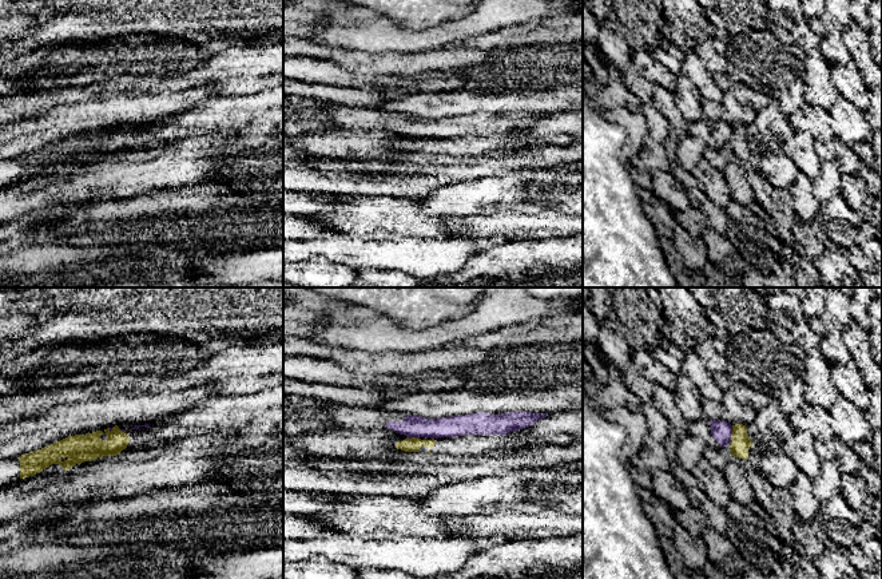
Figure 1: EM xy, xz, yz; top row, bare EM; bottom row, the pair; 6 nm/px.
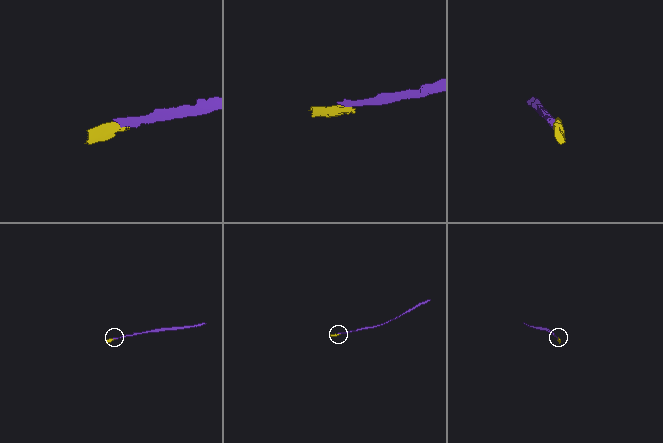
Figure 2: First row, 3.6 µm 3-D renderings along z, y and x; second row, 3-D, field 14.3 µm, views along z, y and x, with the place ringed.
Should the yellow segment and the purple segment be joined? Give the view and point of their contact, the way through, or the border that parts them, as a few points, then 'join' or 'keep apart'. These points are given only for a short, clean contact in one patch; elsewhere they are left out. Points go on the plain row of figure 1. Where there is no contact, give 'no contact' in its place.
xz (413, 138) | along xz (406, 137), (418, 139) | keep apart

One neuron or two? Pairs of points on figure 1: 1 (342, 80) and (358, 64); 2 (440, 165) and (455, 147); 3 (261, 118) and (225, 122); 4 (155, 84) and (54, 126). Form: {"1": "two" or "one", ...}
{"1": "two", "2": "two", "3": "one", "4": "two"}

